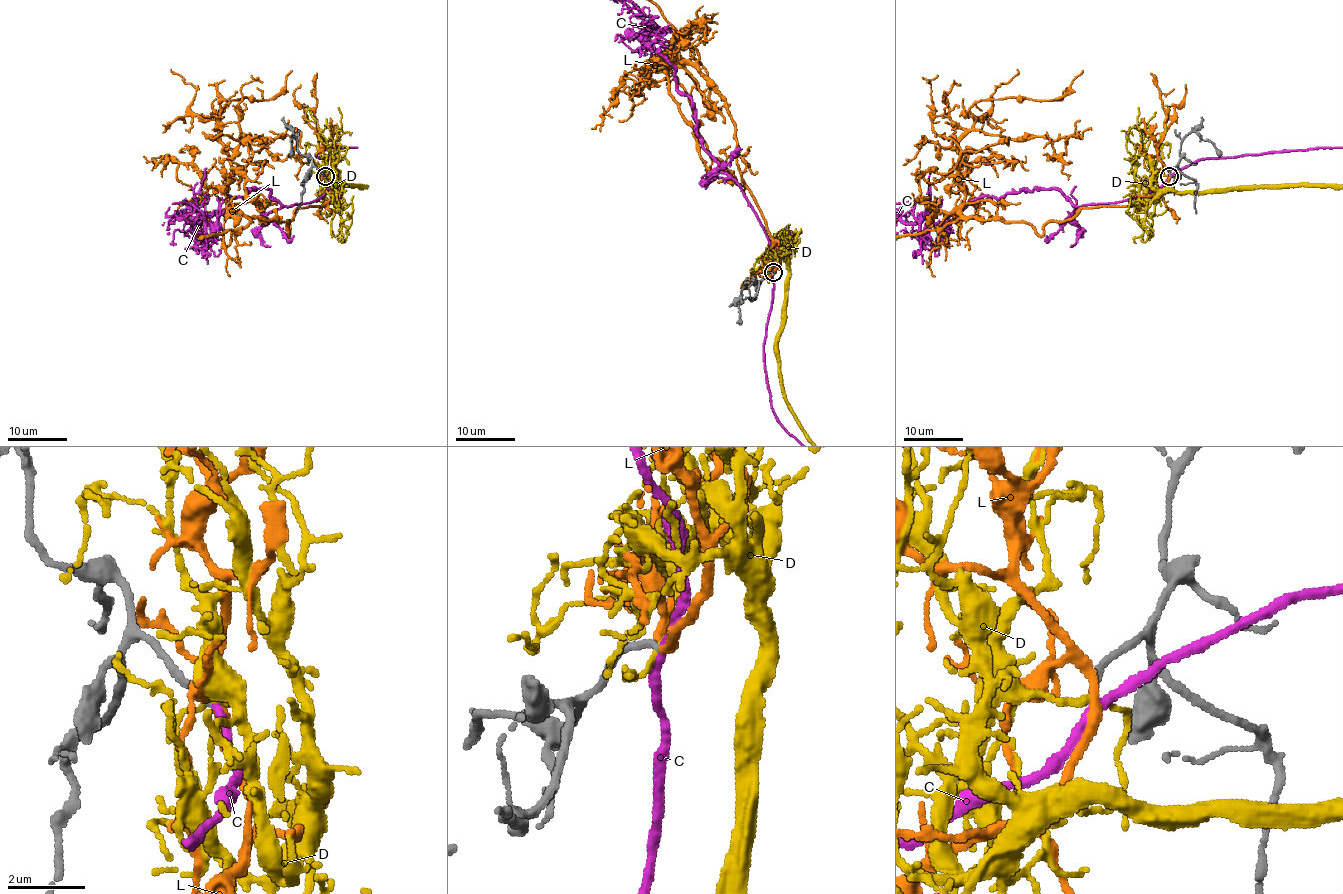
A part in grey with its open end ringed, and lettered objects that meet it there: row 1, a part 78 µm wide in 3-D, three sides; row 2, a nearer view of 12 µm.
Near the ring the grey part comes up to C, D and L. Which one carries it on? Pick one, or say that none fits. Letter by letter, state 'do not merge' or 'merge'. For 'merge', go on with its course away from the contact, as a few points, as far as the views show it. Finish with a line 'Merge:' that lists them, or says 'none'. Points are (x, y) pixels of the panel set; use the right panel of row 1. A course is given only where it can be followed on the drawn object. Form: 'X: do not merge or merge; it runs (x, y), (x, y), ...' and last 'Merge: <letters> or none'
C: do not merge
D: do not merge
L: merge
Merge: L

